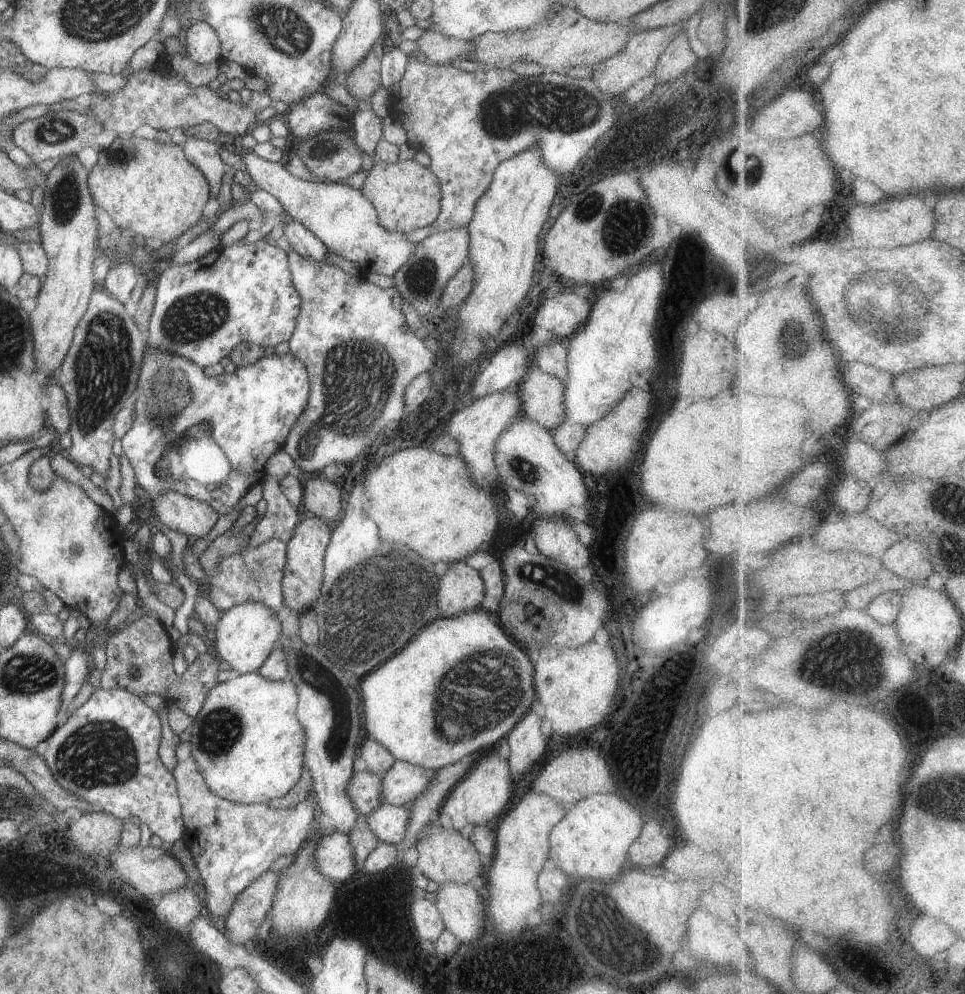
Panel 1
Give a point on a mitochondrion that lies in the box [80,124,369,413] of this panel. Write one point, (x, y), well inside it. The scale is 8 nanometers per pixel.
(192, 316)

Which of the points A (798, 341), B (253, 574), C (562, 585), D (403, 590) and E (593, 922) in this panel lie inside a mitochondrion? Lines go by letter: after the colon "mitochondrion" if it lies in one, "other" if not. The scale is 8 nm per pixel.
A: mitochondrion
B: mitochondrion
C: mitochondrion
D: mitochondrion
E: mitochondrion

